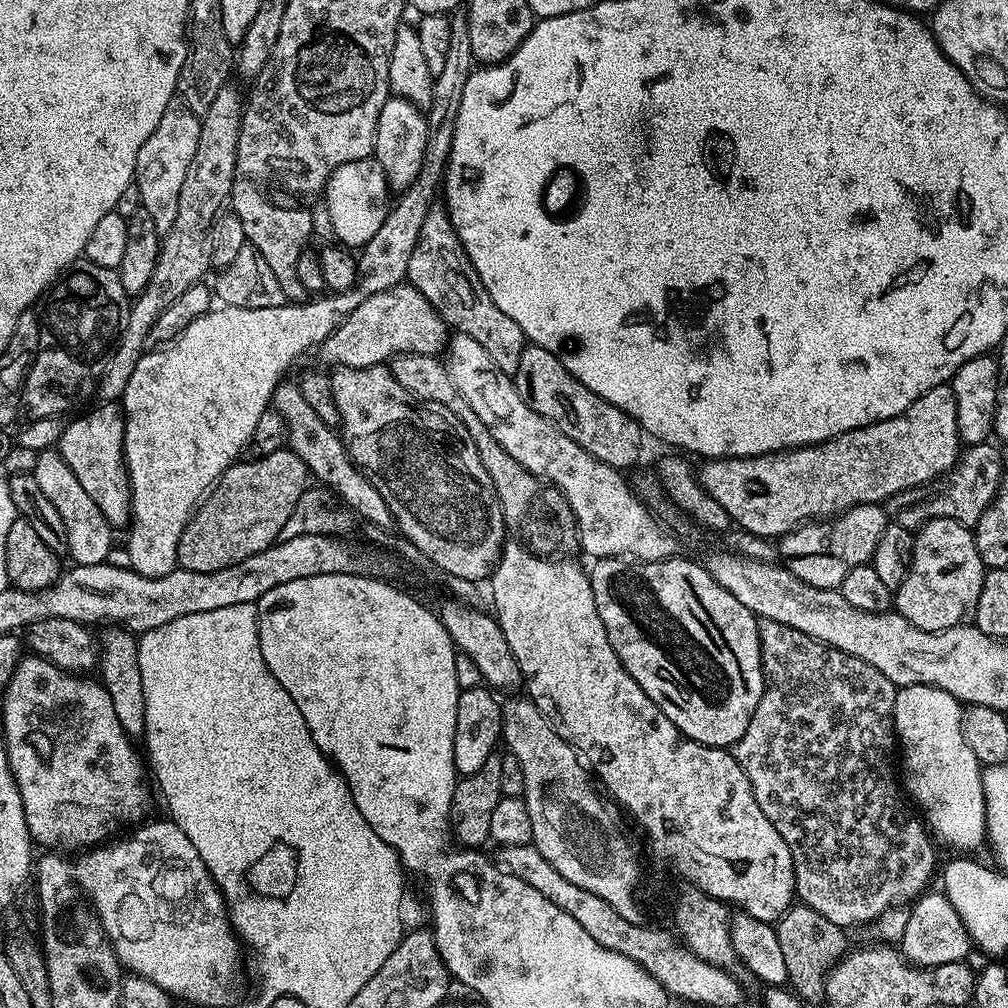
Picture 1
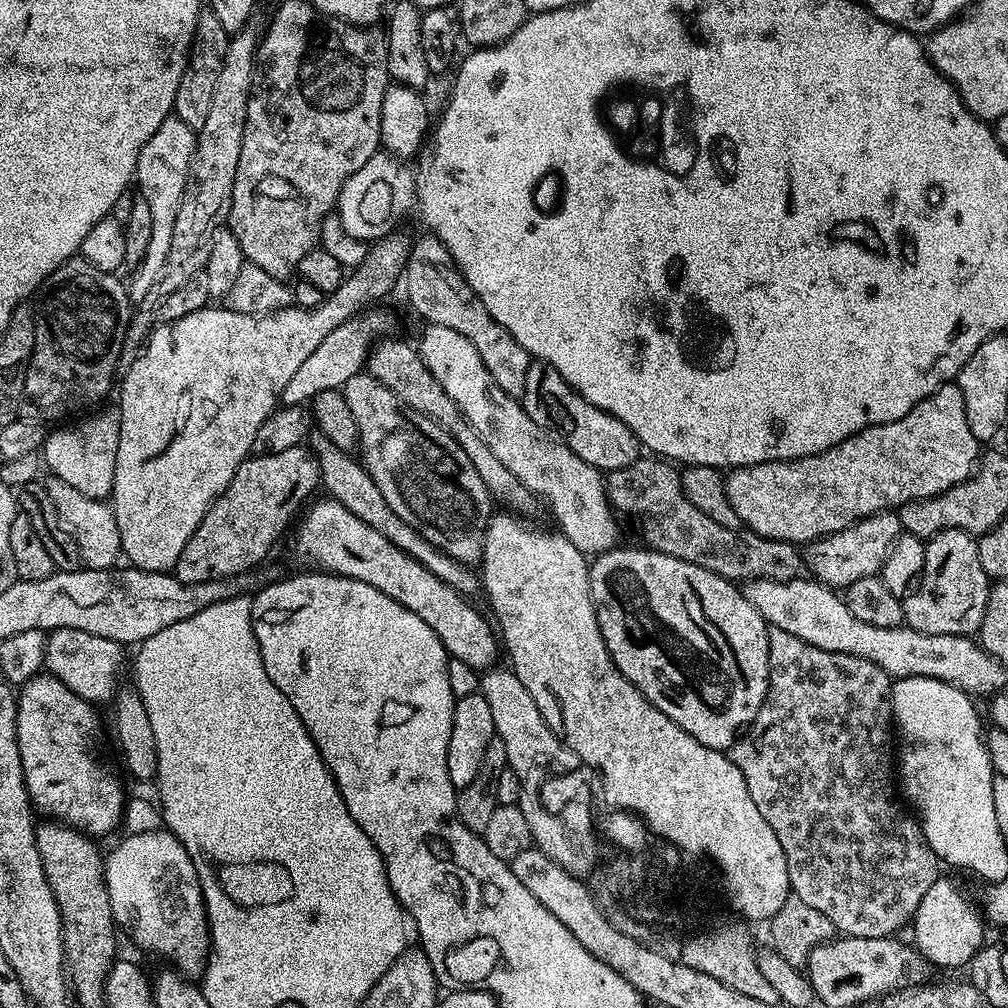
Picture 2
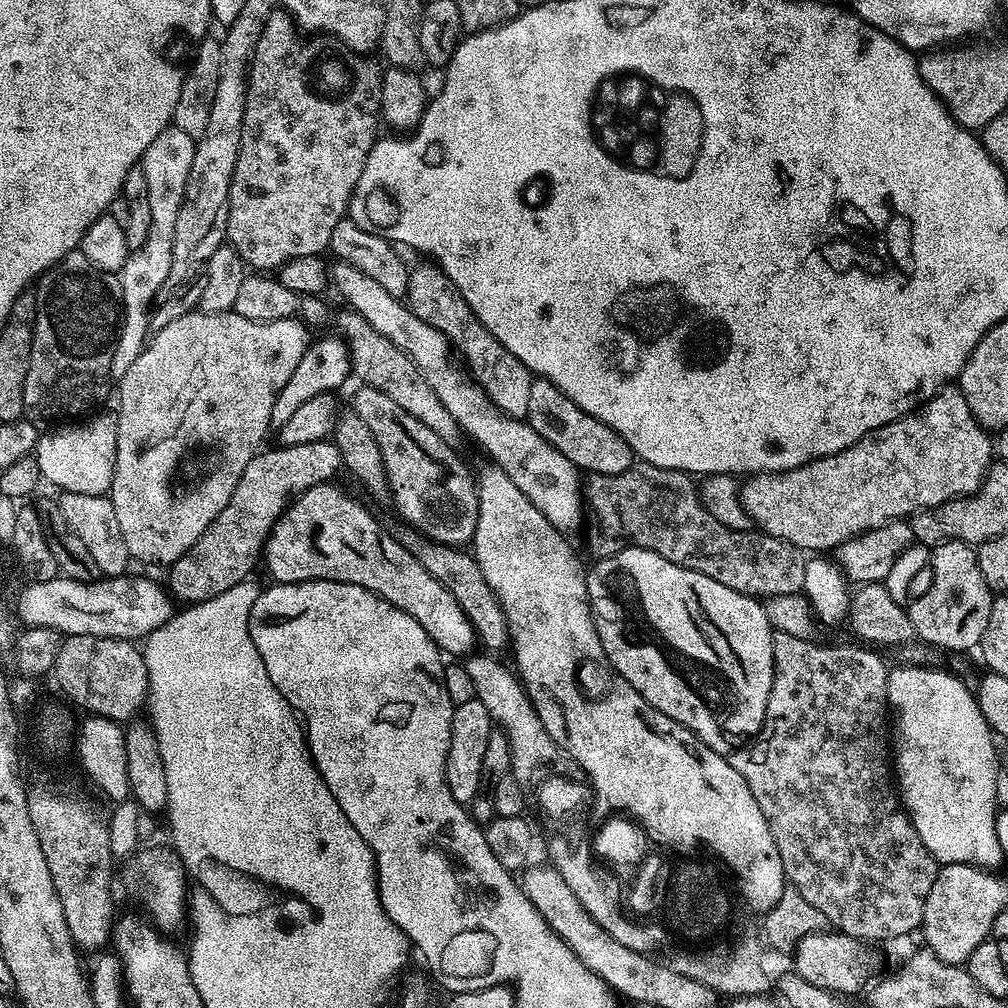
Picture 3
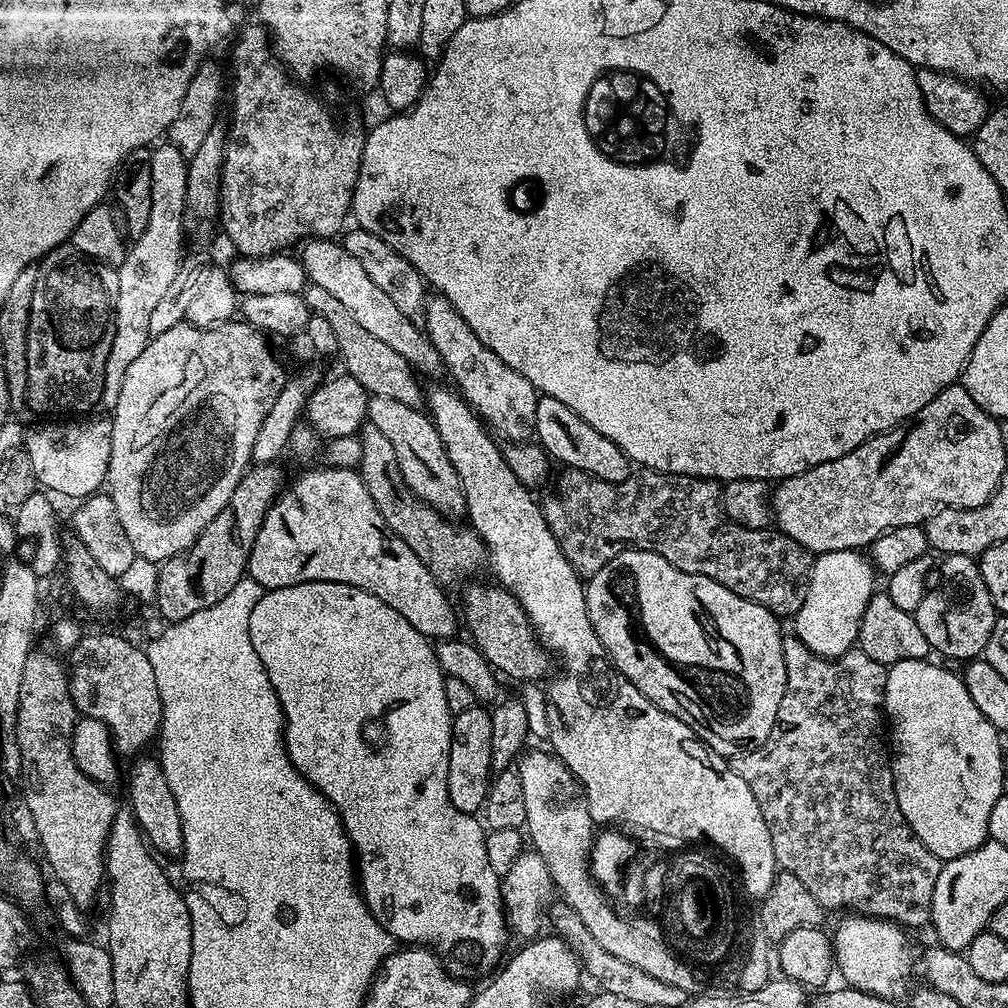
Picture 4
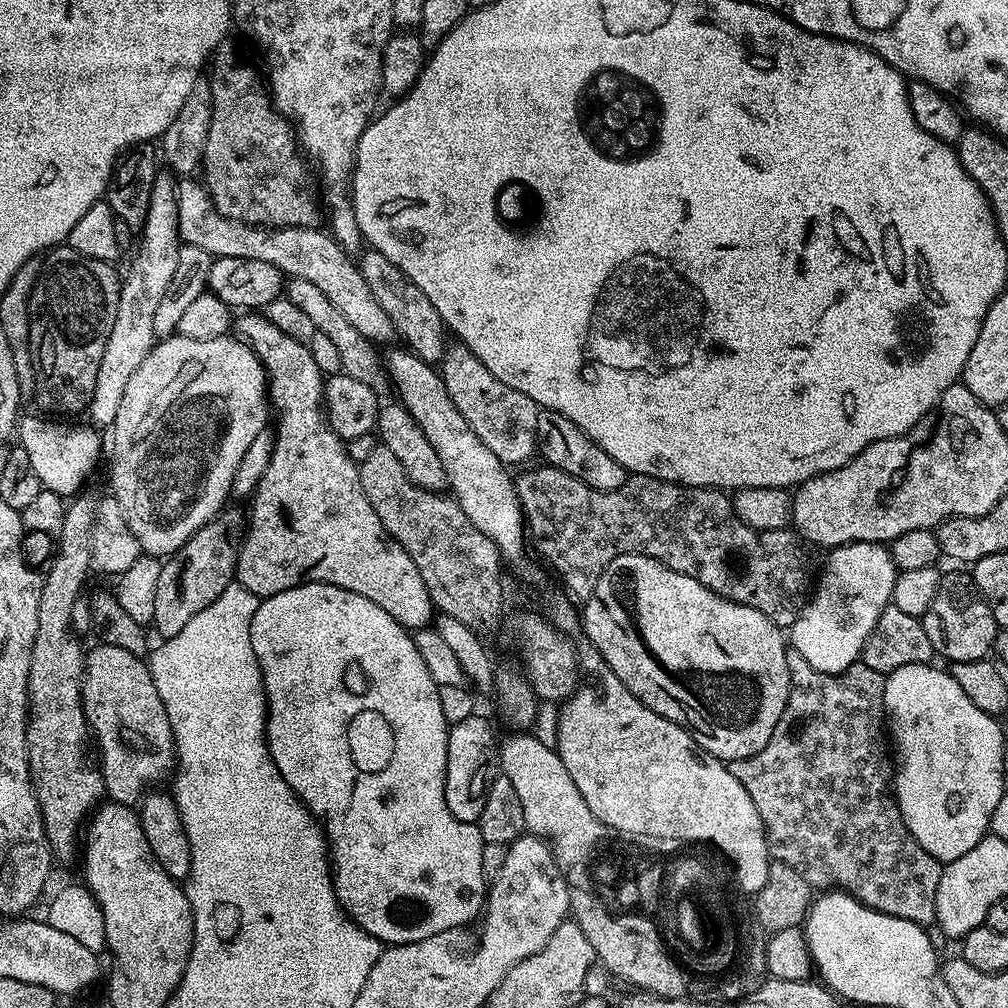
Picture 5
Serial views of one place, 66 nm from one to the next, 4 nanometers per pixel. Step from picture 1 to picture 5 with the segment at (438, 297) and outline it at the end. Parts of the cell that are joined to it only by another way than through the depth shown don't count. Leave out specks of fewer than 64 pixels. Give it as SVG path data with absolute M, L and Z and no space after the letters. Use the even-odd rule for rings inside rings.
M456 342L445 351L442 359L442 375L444 385L450 394L450 402L466 418L470 430L486 442L487 448L503 462L505 466L512 464L527 465L533 455L537 455L536 431L538 430L538 405L526 394L506 386L506 382L498 382L486 366L463 344Z

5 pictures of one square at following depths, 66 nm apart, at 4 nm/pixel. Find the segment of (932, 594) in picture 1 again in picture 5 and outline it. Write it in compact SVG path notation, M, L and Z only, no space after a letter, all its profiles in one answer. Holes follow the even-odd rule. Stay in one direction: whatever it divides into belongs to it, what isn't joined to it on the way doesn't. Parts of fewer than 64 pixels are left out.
M964 570L945 571L940 578L938 594L930 602L930 610L922 617L926 638L930 638L933 653L945 656L948 662L970 662L985 659L993 651L998 635L994 614L980 597L971 575Z

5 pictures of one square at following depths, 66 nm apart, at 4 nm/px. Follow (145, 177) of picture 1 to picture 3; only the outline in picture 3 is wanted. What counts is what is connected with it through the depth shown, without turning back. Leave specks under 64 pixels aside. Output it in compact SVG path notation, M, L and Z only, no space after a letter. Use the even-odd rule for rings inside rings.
M170 126L162 130L162 134L158 134L158 138L154 138L154 142L150 142L144 151L142 167L150 193L150 234L146 234L146 242L142 242L140 248L129 251L126 266L122 266L118 274L122 323L120 336L114 346L113 377L124 376L126 370L130 370L134 358L142 354L150 339L152 310L158 297L165 291L164 283L170 274L170 264L174 258L174 230L178 227L178 210L182 210L186 178L190 178L195 149L196 140L190 134Z

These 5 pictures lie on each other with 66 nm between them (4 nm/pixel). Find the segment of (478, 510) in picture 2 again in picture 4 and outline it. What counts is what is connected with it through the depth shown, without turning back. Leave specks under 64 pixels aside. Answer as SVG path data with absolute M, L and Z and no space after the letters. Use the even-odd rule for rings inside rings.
M369 395L367 423L378 426L390 446L394 446L394 458L398 458L398 470L404 479L404 485L425 504L431 504L433 510L441 516L460 518L466 512L466 498L462 490L460 475L450 466L446 446L442 442L431 419L419 407L406 402L394 402L394 398L382 398Z

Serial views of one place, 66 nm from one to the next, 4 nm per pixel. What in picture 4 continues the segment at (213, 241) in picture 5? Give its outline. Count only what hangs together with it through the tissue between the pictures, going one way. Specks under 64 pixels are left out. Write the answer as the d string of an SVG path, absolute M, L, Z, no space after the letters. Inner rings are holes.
M313 238L300 250L298 259L304 271L308 273L309 281L322 286L326 294L338 298L338 302L346 306L350 318L354 318L354 322L358 322L358 326L362 326L366 334L374 334L378 342L391 346L397 354L402 354L402 358L406 358L406 362L411 364L417 373L425 372L426 375L432 376L436 371L441 371L440 355L435 346L429 342L427 335L394 306L393 301L377 283L370 280L370 275L366 274L361 263L344 248L343 243L332 238L326 240Z

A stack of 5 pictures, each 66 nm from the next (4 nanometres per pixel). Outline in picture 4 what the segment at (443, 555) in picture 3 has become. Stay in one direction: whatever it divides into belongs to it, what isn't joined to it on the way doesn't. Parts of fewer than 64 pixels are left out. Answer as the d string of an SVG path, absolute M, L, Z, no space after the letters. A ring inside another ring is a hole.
M495 583L471 584L467 585L469 588L464 592L464 616L462 612L462 624L468 627L467 635L471 643L476 645L497 673L504 675L505 672L515 682L543 681L549 675L550 653L536 637L530 618L522 606L511 592Z

